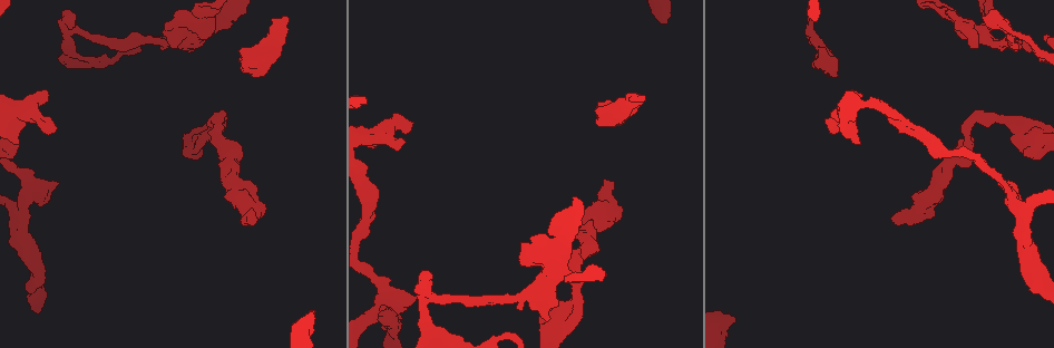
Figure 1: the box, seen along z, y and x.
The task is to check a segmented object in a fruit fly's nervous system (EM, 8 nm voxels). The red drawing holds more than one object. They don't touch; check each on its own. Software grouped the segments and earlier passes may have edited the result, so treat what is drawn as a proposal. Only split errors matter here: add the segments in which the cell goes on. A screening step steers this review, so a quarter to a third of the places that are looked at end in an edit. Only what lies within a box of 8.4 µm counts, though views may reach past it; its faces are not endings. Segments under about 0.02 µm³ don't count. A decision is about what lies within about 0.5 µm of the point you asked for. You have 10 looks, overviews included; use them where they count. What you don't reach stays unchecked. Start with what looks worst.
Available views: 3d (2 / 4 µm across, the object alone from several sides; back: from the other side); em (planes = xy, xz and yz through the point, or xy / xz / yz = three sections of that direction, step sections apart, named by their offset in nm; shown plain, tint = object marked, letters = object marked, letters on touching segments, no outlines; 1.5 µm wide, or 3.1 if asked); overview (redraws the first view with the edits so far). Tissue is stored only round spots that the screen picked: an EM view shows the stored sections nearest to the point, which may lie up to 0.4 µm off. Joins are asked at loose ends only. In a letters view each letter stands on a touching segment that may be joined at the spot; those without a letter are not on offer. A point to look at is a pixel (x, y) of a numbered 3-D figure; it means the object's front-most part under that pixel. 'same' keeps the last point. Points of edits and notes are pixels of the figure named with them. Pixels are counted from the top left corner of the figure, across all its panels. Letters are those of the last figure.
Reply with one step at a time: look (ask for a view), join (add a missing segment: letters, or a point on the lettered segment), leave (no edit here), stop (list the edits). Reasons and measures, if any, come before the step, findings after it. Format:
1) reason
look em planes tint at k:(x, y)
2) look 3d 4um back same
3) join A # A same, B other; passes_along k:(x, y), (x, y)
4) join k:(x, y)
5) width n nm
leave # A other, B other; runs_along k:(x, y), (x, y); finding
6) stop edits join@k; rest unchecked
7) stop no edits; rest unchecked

long arm stops here
look 3d 2um at 1:(643, 95)

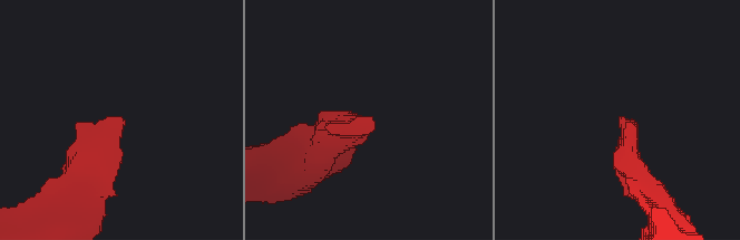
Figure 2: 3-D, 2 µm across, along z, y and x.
look em yz step 4 plain at 2:(622, 120)

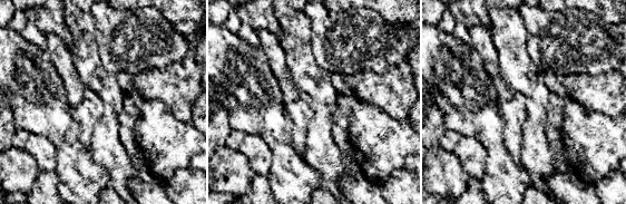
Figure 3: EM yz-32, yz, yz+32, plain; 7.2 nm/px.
see the neighbours
look em yz step 4 letters same

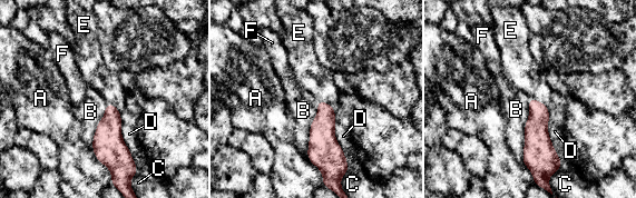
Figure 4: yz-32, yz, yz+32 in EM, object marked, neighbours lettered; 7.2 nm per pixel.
join 4:(524, 73) # A other, B other, C other, D other, E same, F other; passes_along 4:(536, 129), (538, 101), (524, 73); the cell continues

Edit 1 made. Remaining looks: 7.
free end
look 3d 4um at 1:(661, 21)

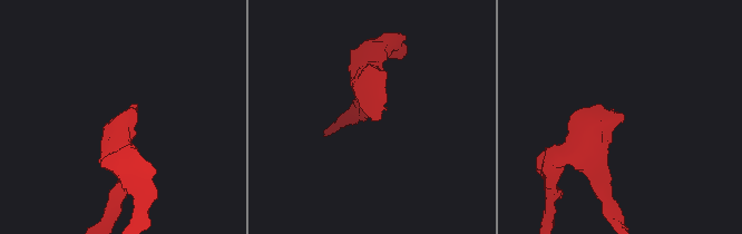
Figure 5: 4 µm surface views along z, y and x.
now the EM
look em yz step 4 tint at 5:(375, 119)

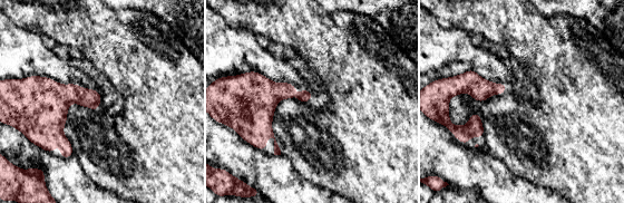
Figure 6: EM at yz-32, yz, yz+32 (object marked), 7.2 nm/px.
another direction
look em planes letters same

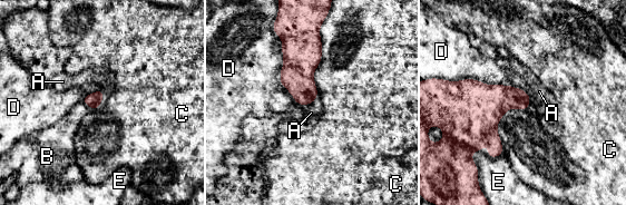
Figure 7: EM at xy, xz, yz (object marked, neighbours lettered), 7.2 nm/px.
longest_contact D 550 nm
join 7:(101, 77) # A same, B other, C other, D other, E other; passes_along 7:(93, 100), (103, 91), (101, 77); it goes on there

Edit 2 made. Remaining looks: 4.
look overview

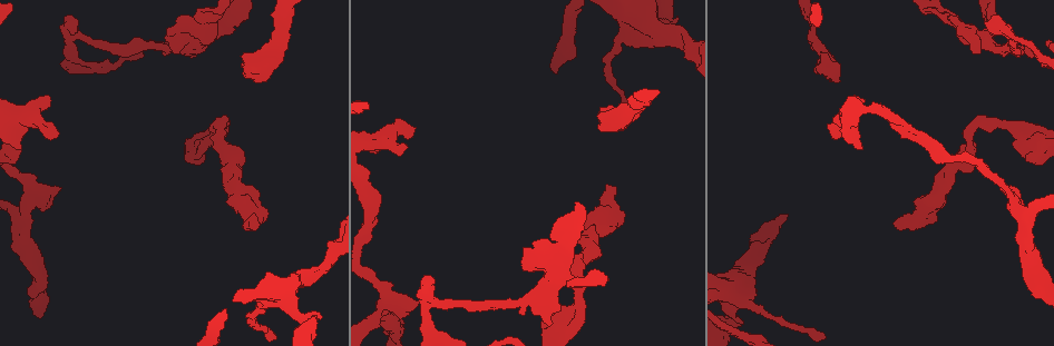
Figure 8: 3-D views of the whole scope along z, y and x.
free end
look em planes letters at 8:(896, 226)

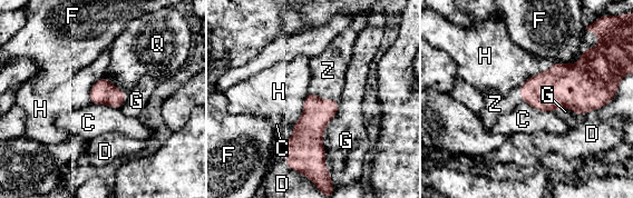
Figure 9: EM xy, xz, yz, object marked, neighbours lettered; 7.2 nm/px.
width 180 nm
join 9:(328, 70) # C other, D other, F other, G other, H other, Q other, Z same; passes_along 9:(309, 129), (324, 99), (328, 70); the cell continues

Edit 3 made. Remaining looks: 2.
redraw
look overview

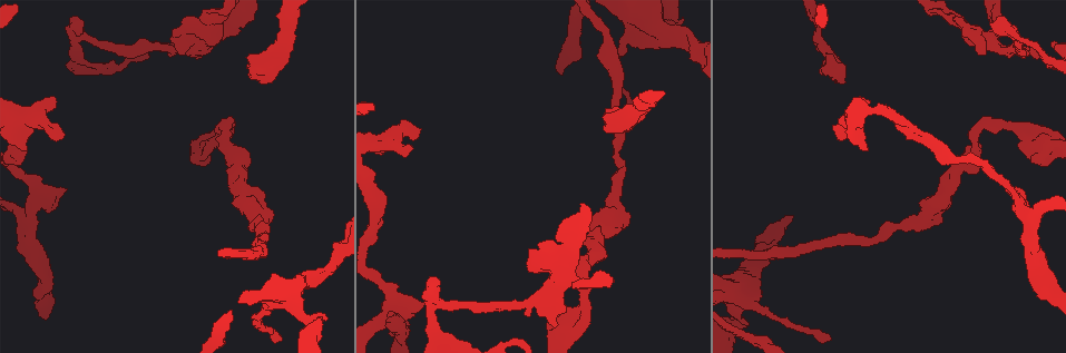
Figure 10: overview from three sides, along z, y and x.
an open end
look em xz step 4 letters at 10:(839, 135)

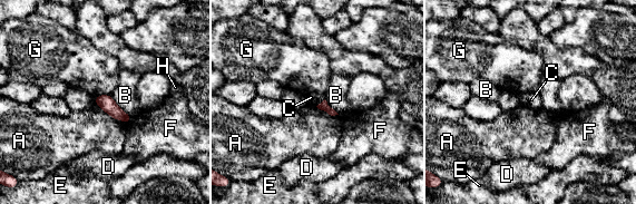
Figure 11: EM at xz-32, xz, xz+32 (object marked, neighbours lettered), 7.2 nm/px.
leave # A other, B other, C other, D other, E other, F other, G other, H other; none of them fits

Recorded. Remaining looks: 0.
stop edits join@4, join@7, join@9; rest unchecked

